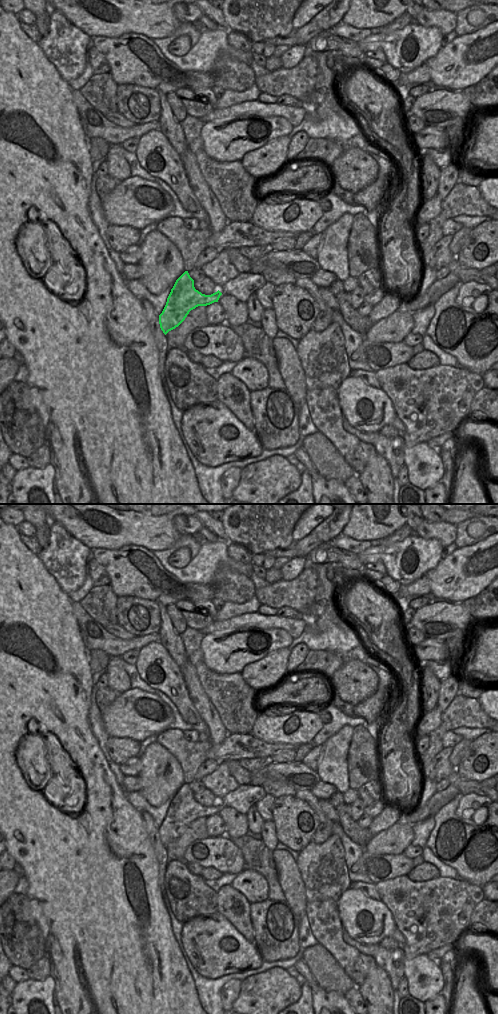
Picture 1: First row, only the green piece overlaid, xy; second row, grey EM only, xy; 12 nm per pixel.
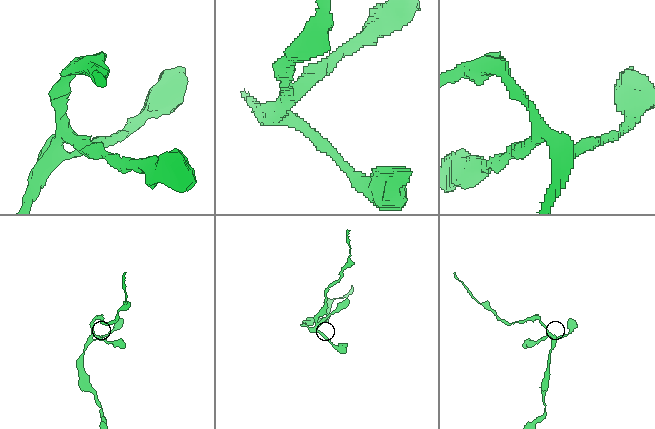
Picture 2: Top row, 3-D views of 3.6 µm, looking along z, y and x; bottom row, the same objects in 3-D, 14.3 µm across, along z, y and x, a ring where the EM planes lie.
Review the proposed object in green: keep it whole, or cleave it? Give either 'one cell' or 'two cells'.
one cell

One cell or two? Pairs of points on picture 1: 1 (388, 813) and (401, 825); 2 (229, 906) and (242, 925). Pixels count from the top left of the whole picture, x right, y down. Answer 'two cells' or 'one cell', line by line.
1: two cells
2: one cell

